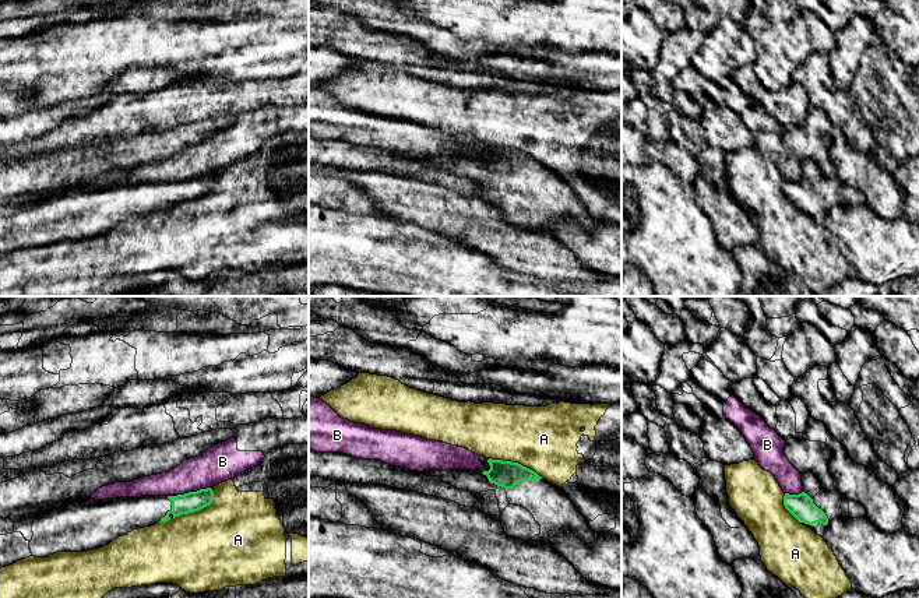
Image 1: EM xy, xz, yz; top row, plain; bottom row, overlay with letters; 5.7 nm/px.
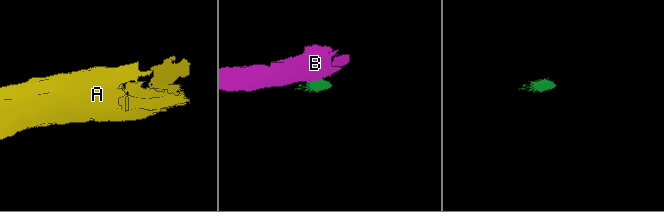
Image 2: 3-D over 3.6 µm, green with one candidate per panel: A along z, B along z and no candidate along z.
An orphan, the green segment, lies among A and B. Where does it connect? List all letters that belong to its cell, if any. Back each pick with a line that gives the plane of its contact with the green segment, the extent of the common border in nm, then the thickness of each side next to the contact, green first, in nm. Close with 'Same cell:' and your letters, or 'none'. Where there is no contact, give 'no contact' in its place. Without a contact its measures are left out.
Same cell: none

